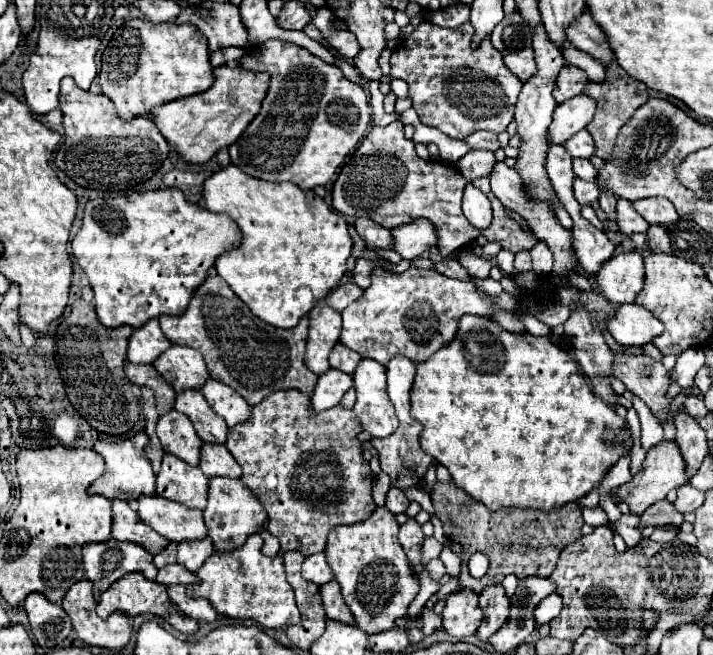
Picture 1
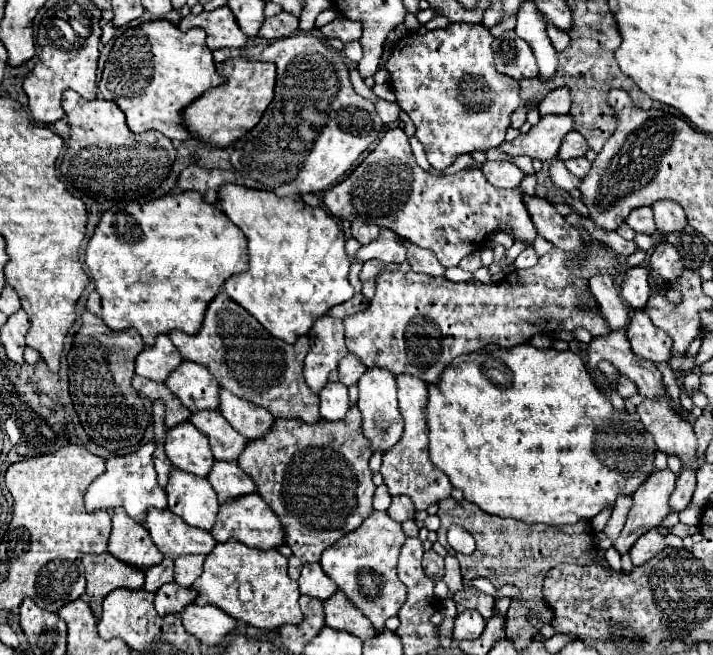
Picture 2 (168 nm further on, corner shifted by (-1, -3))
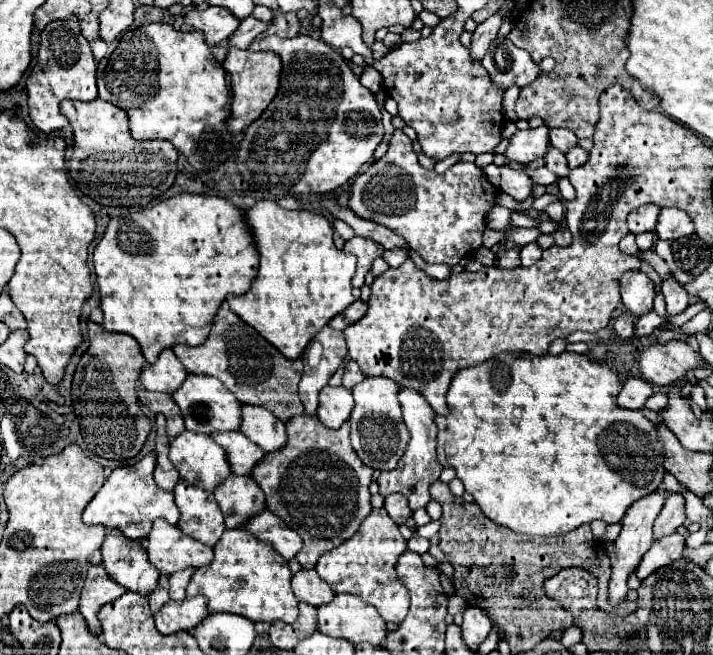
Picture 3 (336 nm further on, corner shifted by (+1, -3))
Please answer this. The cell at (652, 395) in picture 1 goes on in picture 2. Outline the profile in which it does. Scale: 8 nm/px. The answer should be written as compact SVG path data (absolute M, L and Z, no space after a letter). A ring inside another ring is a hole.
M645 399L637 407L639 419L645 429L653 435L655 445L665 455L679 457L685 465L691 465L695 471L697 465L697 439L693 425L681 419L667 403L667 399Z

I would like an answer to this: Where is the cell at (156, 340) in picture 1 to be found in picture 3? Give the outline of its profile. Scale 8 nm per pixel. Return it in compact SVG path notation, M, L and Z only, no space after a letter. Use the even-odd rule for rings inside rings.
M163 349L155 363L149 363L141 369L141 383L149 391L163 391L173 393L173 389L181 387L181 381L185 381L187 369L177 361L175 353L171 349Z

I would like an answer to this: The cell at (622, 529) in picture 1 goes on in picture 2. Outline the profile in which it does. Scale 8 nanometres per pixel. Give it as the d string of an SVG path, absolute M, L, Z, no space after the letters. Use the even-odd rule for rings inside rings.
M651 529L643 537L639 537L637 545L633 545L633 549L629 551L629 555L631 555L633 565L639 567L639 565L645 565L657 553L661 553L665 547L667 547L665 545L665 537L659 535L657 529Z

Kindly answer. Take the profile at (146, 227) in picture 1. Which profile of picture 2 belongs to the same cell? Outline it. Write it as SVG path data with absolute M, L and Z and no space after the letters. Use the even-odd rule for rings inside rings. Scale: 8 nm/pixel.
M181 191L141 205L133 203L105 211L95 235L89 239L85 263L95 281L95 289L101 295L101 319L109 325L109 329L119 331L135 327L143 337L143 343L153 345L159 333L167 335L175 329L195 335L201 329L209 301L221 293L223 283L229 277L247 271L249 255L243 231L233 225L221 209L207 203L197 191Z

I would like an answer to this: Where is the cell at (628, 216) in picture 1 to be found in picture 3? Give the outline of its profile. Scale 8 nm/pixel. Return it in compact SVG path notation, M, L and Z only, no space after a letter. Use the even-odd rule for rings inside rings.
M643 205L643 207L635 209L627 217L629 231L635 233L635 235L637 233L645 233L645 231L655 231L657 215L659 215L659 207L657 205Z

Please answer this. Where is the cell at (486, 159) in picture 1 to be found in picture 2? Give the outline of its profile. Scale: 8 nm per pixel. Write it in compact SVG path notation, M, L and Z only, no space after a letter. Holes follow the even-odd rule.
M487 161L481 169L485 177L489 179L489 183L495 187L515 189L525 179L525 173L517 165L507 163L507 161Z

